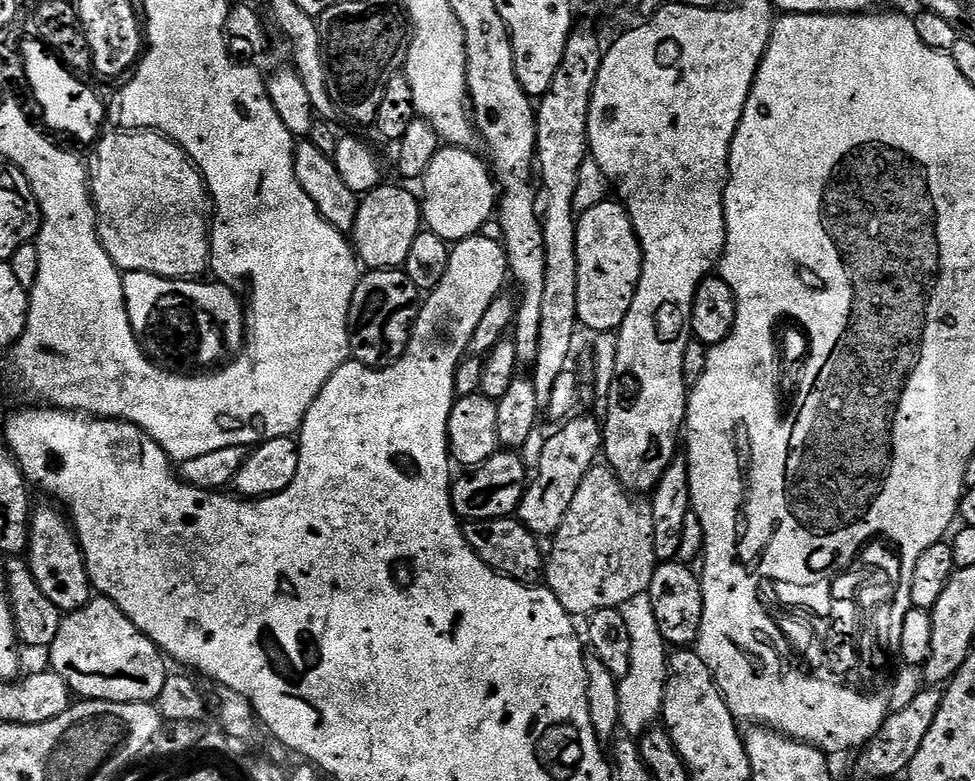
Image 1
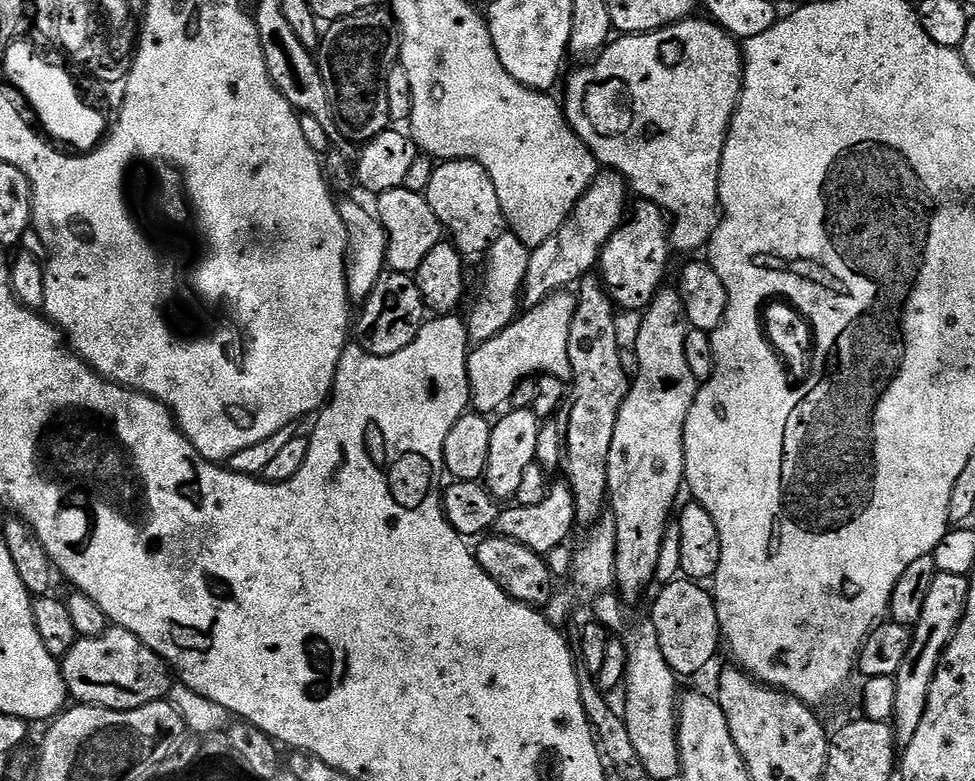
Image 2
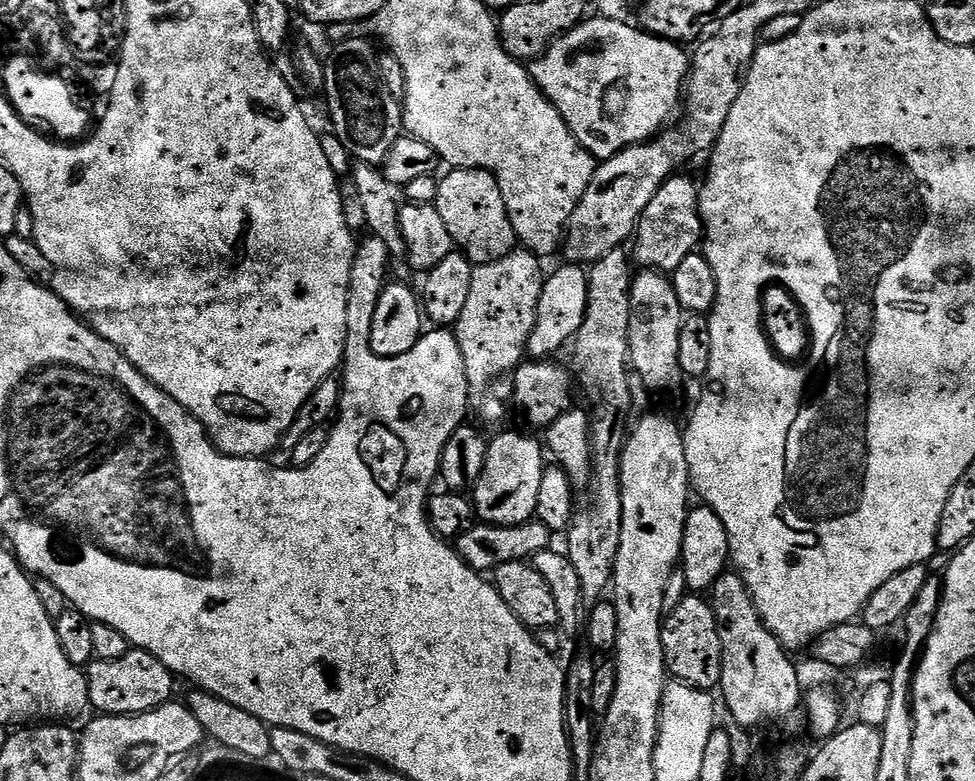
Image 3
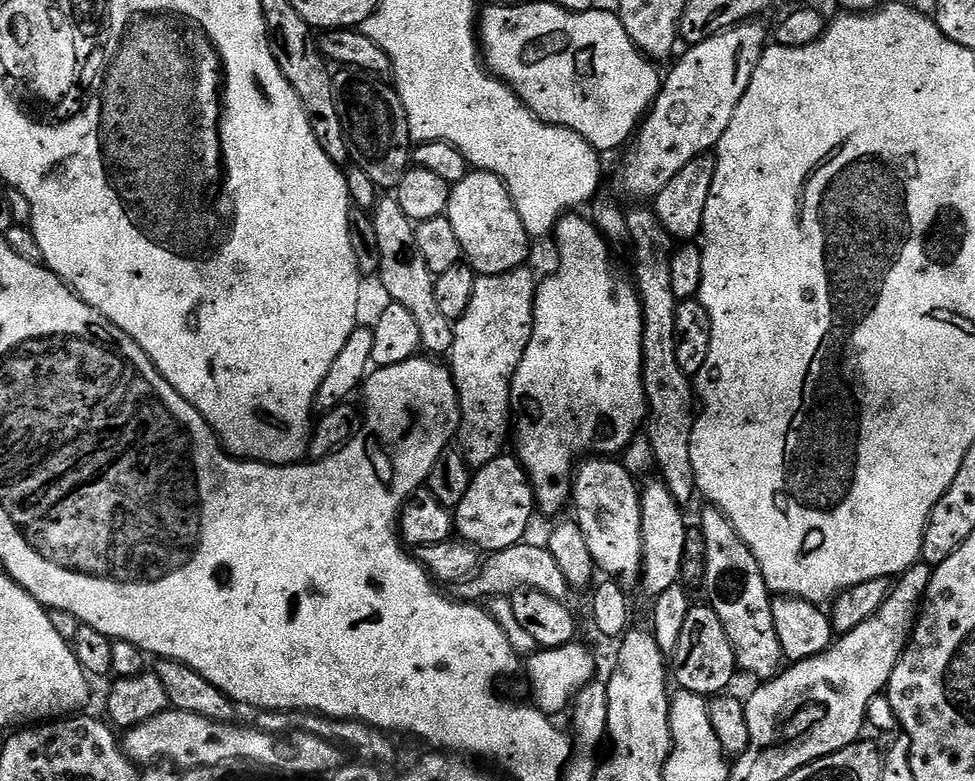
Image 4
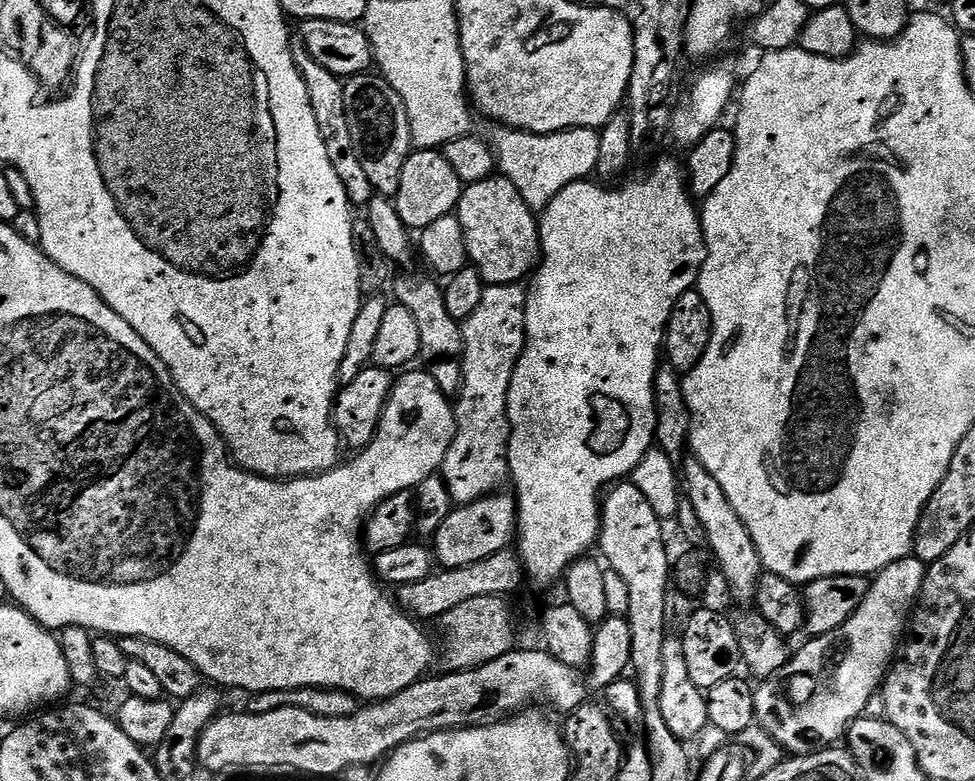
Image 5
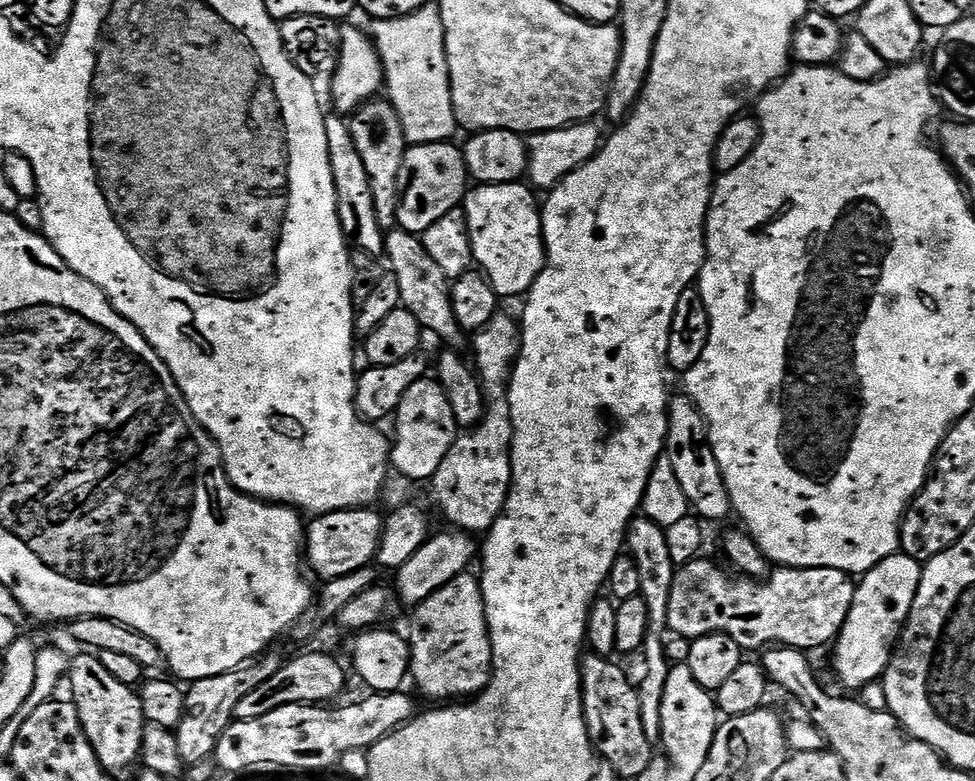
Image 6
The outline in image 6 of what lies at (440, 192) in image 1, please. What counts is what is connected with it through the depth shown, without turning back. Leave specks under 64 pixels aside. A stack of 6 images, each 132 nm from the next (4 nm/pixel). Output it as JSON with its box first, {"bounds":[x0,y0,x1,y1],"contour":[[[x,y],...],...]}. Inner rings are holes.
{"bounds":[462,183,544,297],"contour":[[[527,183],[476,184],[464,197],[462,211],[468,223],[472,259],[488,277],[497,296],[523,297],[544,269],[544,231],[537,193]]]}

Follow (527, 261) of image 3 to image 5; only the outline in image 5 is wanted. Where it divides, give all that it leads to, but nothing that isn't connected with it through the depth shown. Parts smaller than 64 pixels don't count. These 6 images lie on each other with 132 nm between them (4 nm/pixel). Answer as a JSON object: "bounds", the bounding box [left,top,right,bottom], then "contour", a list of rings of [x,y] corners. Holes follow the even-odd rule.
{"bounds":[442,284,528,505],"contour":[[[489,284],[482,294],[478,310],[474,310],[474,314],[470,314],[470,318],[463,321],[464,354],[460,361],[464,384],[454,404],[456,433],[446,450],[446,458],[442,465],[442,475],[450,490],[453,505],[473,504],[482,498],[499,493],[503,489],[500,487],[509,483],[508,435],[512,433],[512,427],[508,421],[508,395],[514,370],[518,366],[518,358],[524,349],[527,305],[528,294],[520,284]]]}

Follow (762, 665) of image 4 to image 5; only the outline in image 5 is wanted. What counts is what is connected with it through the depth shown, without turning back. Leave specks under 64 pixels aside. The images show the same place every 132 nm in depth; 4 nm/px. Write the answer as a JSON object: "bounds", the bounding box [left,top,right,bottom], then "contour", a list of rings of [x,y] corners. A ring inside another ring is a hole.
{"bounds":[682,458,762,605],"contour":[[[694,458],[685,459],[683,464],[682,492],[687,504],[694,506],[694,514],[698,514],[699,520],[702,521],[702,530],[706,530],[707,549],[711,559],[716,559],[720,576],[724,579],[729,594],[738,603],[751,605],[756,599],[756,587],[762,575],[760,555],[754,546],[754,538],[750,538],[750,530],[746,530],[734,506],[730,506],[730,498],[726,498],[722,486],[718,486],[718,482],[711,477],[710,470],[706,470],[706,466],[702,466],[702,462]]]}

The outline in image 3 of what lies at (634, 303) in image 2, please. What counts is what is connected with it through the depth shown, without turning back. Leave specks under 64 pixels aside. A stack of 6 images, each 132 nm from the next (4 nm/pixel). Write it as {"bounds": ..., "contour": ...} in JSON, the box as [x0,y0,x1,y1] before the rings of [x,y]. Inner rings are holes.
{"bounds":[634,174,704,274],"contour":[[[674,174],[650,198],[650,206],[640,216],[634,233],[634,260],[637,265],[648,270],[655,270],[665,274],[675,273],[682,262],[697,251],[704,234],[704,223],[700,217],[700,188],[688,176]]]}

